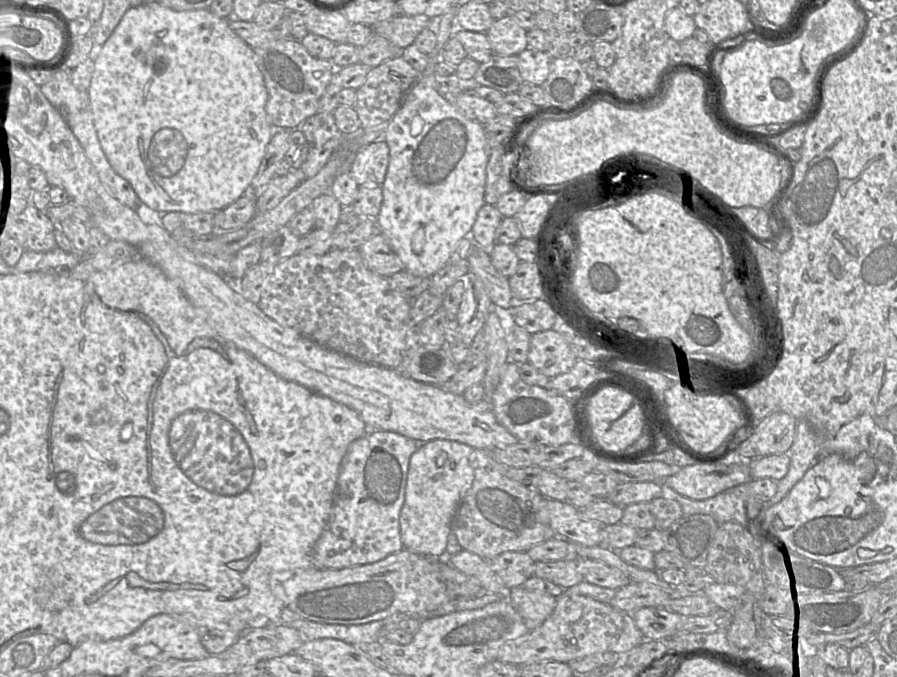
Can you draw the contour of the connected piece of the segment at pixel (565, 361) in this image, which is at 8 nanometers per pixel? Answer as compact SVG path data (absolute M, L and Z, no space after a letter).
M557 328L531 335L528 362L548 378L568 372L577 360Z

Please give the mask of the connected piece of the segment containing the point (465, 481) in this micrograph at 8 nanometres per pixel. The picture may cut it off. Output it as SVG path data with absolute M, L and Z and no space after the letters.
M445 439L419 443L409 461L405 501L399 518L401 541L408 551L434 559L445 558L453 518L473 484L474 470L469 464L473 450L467 444Z

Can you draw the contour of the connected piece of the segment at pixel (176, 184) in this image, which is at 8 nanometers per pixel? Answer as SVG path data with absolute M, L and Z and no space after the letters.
M145 3L127 10L113 33L101 46L94 61L94 72L87 92L94 128L107 161L112 169L131 185L141 206L150 213L216 213L235 202L251 190L252 181L275 131L266 113L267 89L255 50L230 28L229 19L220 18L209 9L175 11L158 3Z

